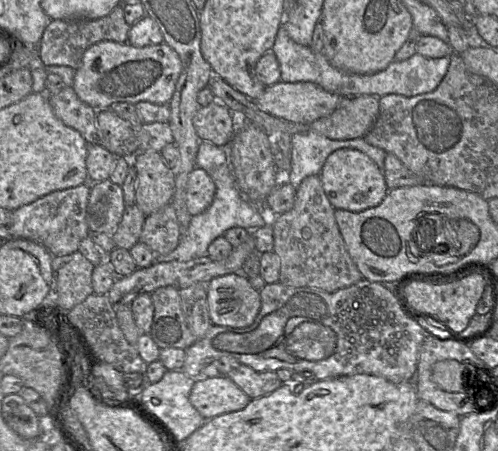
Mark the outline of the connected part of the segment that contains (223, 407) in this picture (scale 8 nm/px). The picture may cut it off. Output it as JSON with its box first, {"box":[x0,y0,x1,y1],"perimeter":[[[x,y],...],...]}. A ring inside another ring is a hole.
{"box":[189,375,251,418],"perimeter":[[[226,375],[195,379],[189,400],[205,418],[244,409],[251,398]]]}

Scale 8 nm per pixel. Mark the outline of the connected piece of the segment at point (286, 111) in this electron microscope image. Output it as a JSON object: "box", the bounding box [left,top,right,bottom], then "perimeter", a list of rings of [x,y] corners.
{"box":[254,81,342,124],"perimeter":[[[279,81],[265,88],[264,93],[254,100],[264,112],[297,124],[310,124],[329,116],[340,104],[342,96],[328,92],[312,82],[287,83]]]}

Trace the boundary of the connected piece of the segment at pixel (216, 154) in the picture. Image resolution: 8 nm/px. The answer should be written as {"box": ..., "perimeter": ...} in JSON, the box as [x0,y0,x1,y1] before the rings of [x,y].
{"box":[155,141,269,262],"perimeter":[[[200,141],[196,166],[204,169],[213,179],[216,186],[214,200],[206,211],[192,216],[188,229],[181,236],[178,246],[169,254],[155,255],[155,262],[189,261],[207,256],[209,245],[216,238],[224,236],[230,228],[241,227],[251,232],[269,223],[269,216],[262,210],[262,206],[250,202],[237,187],[227,148]]]}

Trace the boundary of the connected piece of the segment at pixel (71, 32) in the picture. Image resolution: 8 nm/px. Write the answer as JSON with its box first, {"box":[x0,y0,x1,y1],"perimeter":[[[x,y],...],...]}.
{"box":[38,4,130,70],"perimeter":[[[123,4],[117,5],[107,16],[95,20],[52,20],[46,27],[38,47],[38,63],[44,67],[67,66],[76,70],[81,65],[84,52],[90,46],[104,40],[128,42],[130,27],[124,19]]]}

